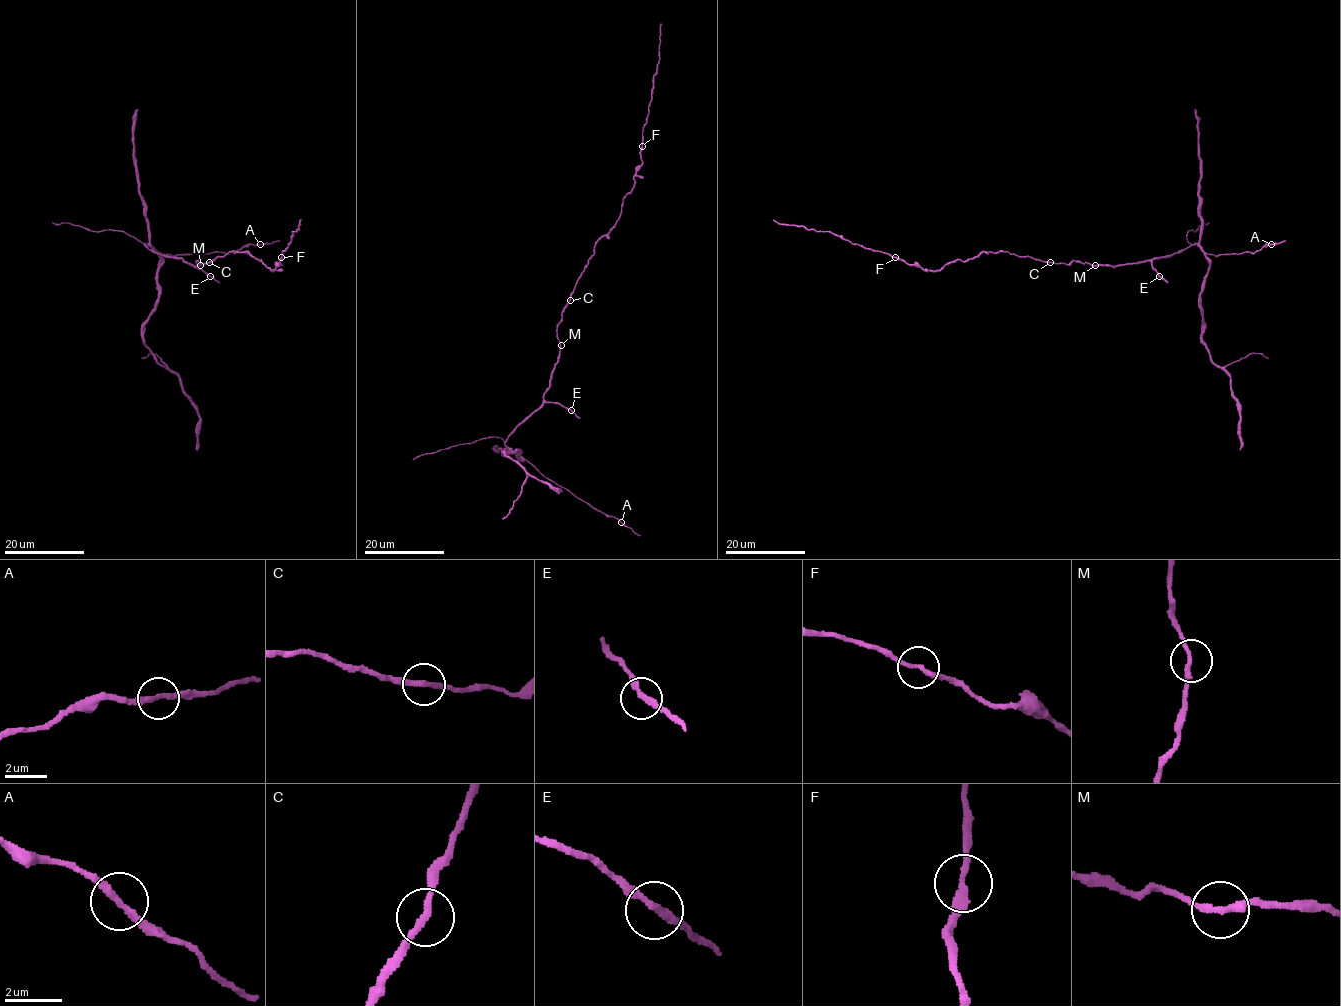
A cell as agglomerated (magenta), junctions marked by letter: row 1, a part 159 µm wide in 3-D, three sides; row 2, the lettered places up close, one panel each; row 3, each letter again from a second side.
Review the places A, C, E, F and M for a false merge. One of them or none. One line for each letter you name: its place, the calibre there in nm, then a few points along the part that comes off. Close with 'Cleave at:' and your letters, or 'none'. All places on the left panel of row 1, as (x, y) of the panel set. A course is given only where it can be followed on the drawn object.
Cleave at: none

